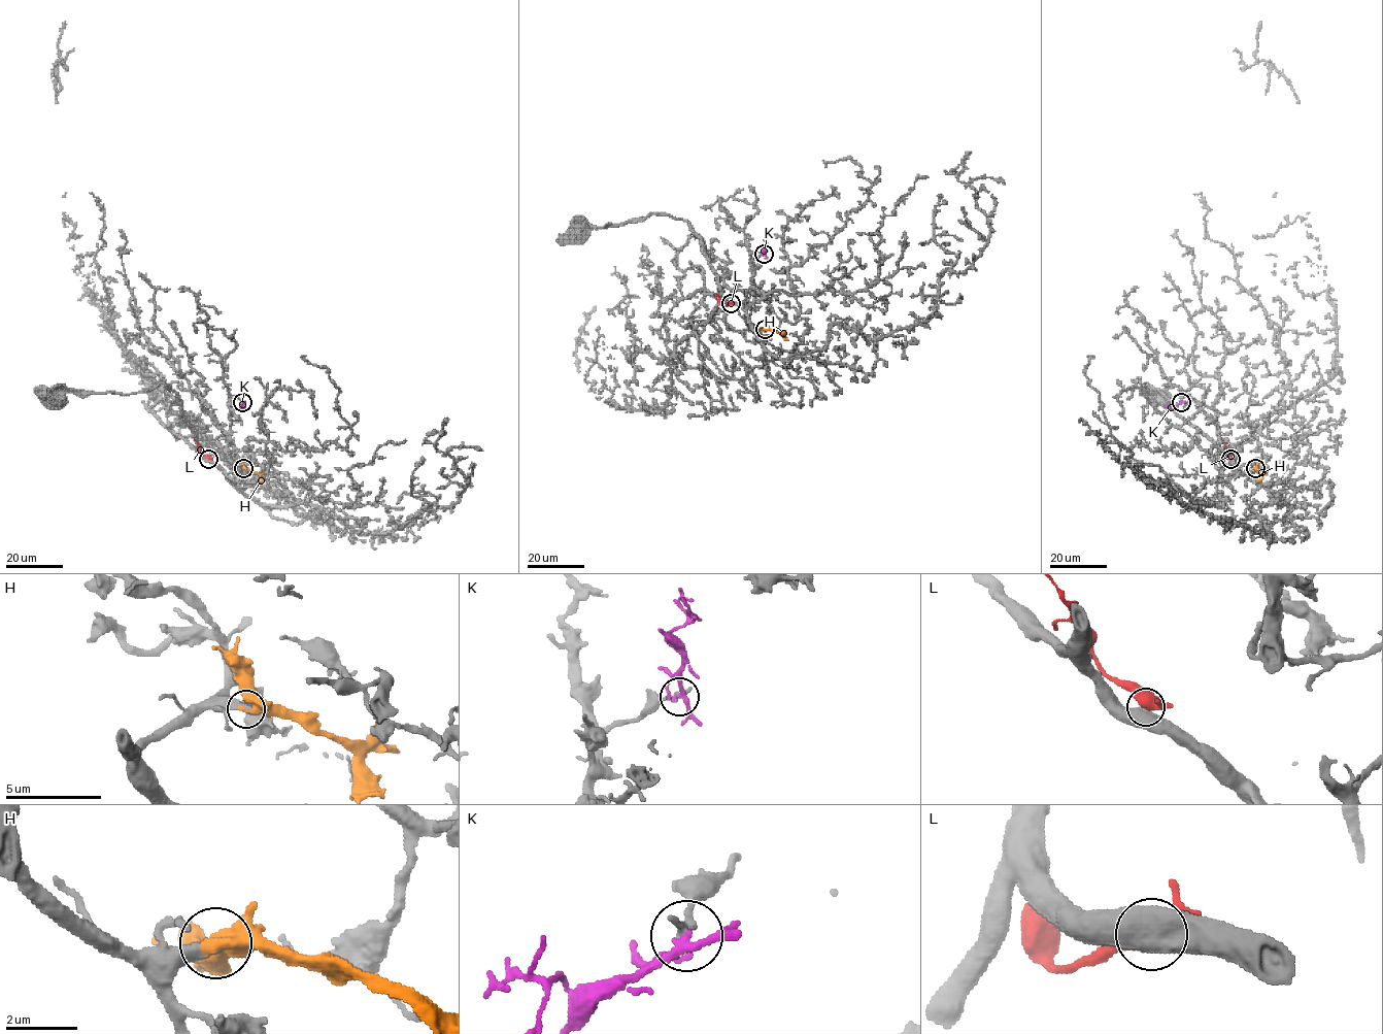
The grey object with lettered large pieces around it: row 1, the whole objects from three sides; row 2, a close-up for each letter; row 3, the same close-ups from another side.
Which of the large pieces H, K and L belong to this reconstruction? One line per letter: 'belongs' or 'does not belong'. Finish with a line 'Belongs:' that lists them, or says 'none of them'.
H: belongs
K: does not belong
L: does not belong
Belongs: H

